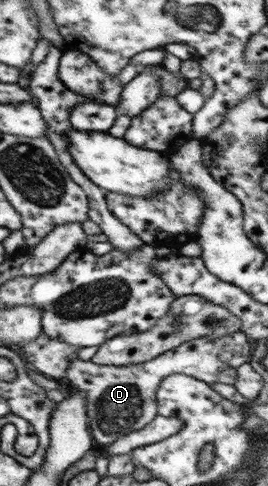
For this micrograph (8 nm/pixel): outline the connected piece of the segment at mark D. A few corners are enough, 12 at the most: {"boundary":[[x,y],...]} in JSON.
{"boundary":[[239,330],[123,366],[77,358],[91,435],[108,446],[158,414],[156,391],[182,373],[234,385],[252,355]]}

